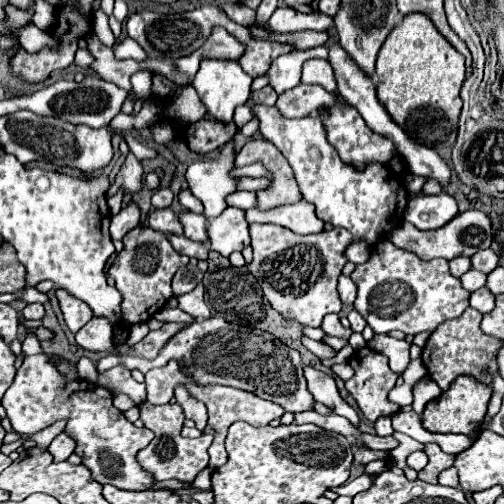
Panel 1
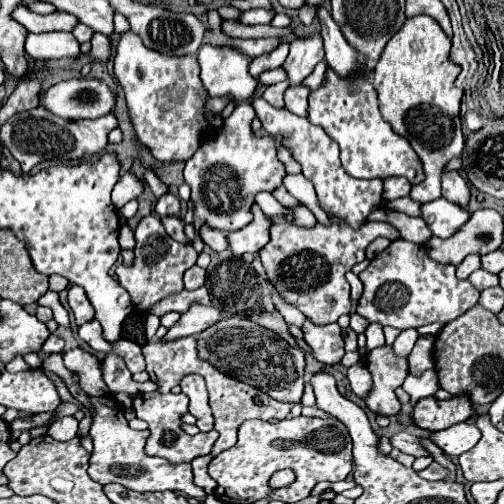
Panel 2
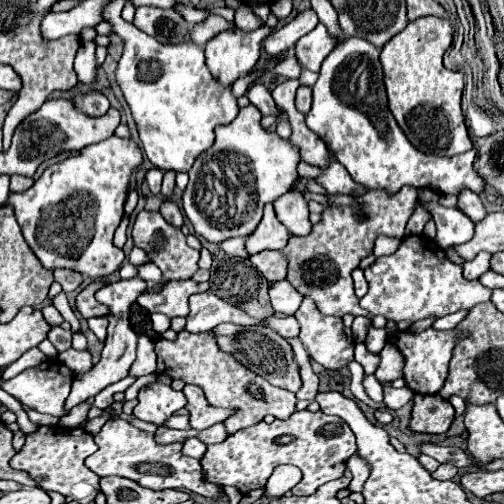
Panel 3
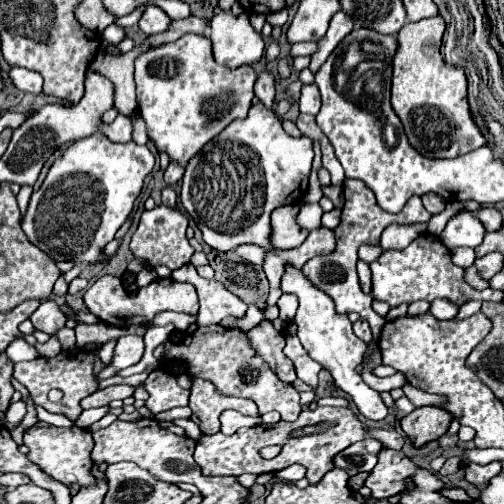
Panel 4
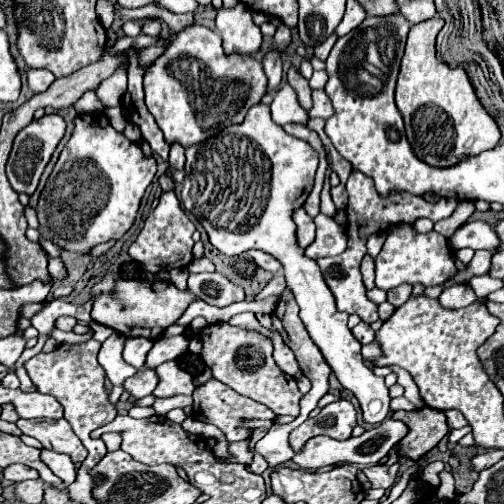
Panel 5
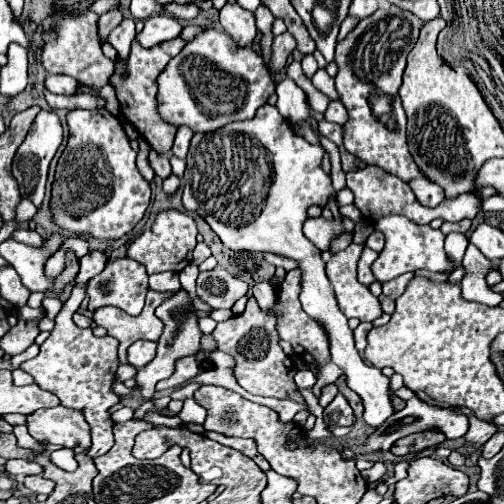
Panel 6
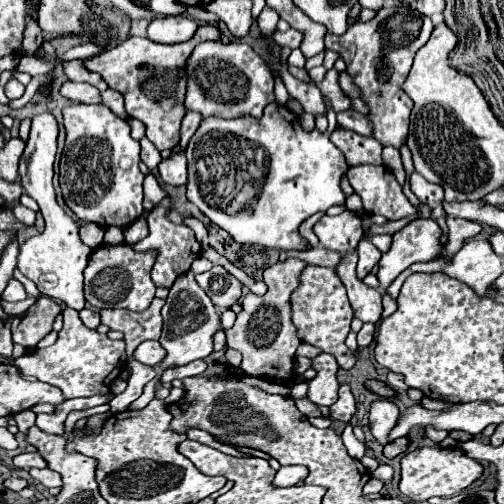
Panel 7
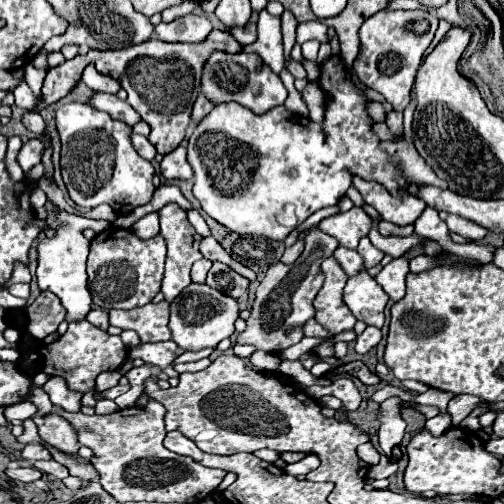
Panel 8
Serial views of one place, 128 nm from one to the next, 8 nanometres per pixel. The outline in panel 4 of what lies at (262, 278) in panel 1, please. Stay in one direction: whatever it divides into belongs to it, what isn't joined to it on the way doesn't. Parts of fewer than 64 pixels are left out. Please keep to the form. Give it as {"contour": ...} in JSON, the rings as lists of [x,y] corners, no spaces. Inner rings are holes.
{"contour":[[[348,178],[344,182],[344,208],[342,208],[342,222],[340,226],[334,230],[336,234],[336,250],[332,254],[326,254],[326,256],[316,256],[312,260],[308,260],[302,270],[304,274],[320,288],[324,290],[336,304],[336,312],[338,314],[350,314],[350,312],[358,312],[362,318],[368,320],[373,338],[378,340],[380,336],[380,330],[384,326],[384,318],[378,316],[374,310],[372,310],[372,296],[366,296],[360,288],[360,282],[358,282],[358,272],[356,272],[356,262],[358,262],[358,248],[362,244],[378,244],[380,242],[380,234],[386,226],[390,224],[418,224],[418,222],[428,222],[432,218],[432,214],[422,206],[422,200],[420,196],[412,196],[408,200],[408,204],[398,212],[398,214],[390,214],[390,212],[384,212],[376,198],[374,198],[374,192],[362,182],[362,180],[352,180]]]}

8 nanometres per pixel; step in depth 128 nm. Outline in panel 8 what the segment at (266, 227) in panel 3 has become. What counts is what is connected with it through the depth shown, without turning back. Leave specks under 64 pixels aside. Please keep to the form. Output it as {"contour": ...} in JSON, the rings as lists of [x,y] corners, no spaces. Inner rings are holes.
{"contour":[[[352,208],[348,212],[340,212],[336,216],[330,216],[318,224],[322,232],[328,232],[330,236],[336,236],[342,246],[356,248],[362,236],[368,236],[372,228],[372,218],[362,208]]]}

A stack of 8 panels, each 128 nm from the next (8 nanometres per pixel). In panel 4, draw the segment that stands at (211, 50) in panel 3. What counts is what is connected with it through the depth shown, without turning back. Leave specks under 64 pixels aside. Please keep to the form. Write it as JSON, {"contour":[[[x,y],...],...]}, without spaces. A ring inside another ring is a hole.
{"contour":[[[218,12],[212,18],[210,30],[212,30],[210,38],[214,44],[214,60],[218,64],[224,64],[228,68],[238,68],[240,64],[256,64],[264,54],[264,40],[252,28],[246,12],[242,12],[240,16],[234,16],[232,12]]]}

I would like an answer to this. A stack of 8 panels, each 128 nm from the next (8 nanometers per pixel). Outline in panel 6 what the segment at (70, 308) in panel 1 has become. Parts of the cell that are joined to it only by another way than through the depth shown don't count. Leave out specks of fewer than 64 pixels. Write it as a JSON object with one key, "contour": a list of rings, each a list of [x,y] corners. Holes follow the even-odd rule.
{"contour":[[[150,290],[146,296],[146,306],[142,310],[140,316],[128,316],[124,310],[114,308],[114,306],[104,306],[98,308],[92,318],[98,326],[104,326],[108,330],[110,336],[114,336],[120,342],[120,362],[122,364],[130,364],[128,362],[128,346],[136,340],[158,340],[162,334],[162,320],[154,314],[154,310],[164,302],[164,298],[168,298],[170,294],[160,294]]]}

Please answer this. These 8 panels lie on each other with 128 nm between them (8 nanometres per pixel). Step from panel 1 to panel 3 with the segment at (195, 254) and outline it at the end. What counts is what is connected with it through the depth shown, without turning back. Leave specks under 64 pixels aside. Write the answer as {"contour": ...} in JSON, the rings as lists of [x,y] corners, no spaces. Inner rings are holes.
{"contour":[[[164,200],[162,202],[162,206],[160,206],[160,214],[170,222],[170,224],[176,224],[178,228],[182,226],[182,212],[180,212],[180,208],[172,202],[172,200]]]}

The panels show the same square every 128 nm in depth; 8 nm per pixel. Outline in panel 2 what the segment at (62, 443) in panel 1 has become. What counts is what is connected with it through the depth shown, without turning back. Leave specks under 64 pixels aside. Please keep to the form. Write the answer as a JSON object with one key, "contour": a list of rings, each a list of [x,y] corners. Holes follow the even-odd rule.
{"contour":[[[64,416],[64,418],[58,418],[56,422],[50,424],[48,428],[48,434],[54,438],[54,440],[60,440],[60,442],[68,442],[76,436],[78,432],[78,420],[74,416]]]}

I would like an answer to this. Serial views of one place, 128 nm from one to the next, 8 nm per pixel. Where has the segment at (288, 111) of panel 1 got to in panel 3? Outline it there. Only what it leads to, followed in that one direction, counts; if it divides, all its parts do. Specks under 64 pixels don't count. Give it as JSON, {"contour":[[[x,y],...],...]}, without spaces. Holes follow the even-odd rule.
{"contour":[[[300,86],[298,88],[298,96],[296,96],[296,106],[302,114],[308,114],[312,108],[312,88],[308,86]]]}

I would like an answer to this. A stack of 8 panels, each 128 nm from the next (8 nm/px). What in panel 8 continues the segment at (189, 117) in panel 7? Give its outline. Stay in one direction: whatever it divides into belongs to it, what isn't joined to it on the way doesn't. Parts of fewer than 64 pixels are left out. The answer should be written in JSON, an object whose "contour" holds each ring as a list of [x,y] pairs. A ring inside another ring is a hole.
{"contour":[[[200,94],[198,96],[198,100],[194,102],[194,110],[192,110],[192,122],[194,124],[198,124],[210,110],[214,108],[214,104],[204,96],[204,94]]]}

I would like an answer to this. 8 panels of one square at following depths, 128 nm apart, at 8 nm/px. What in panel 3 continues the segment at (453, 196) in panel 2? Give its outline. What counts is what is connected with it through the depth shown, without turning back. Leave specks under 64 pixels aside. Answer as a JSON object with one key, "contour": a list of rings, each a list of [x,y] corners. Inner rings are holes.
{"contour":[[[462,192],[460,196],[458,196],[458,208],[466,214],[466,216],[470,216],[470,220],[472,222],[480,222],[480,220],[484,220],[486,218],[486,208],[484,208],[484,204],[482,204],[482,200],[480,200],[480,196],[476,196],[474,192]]]}

